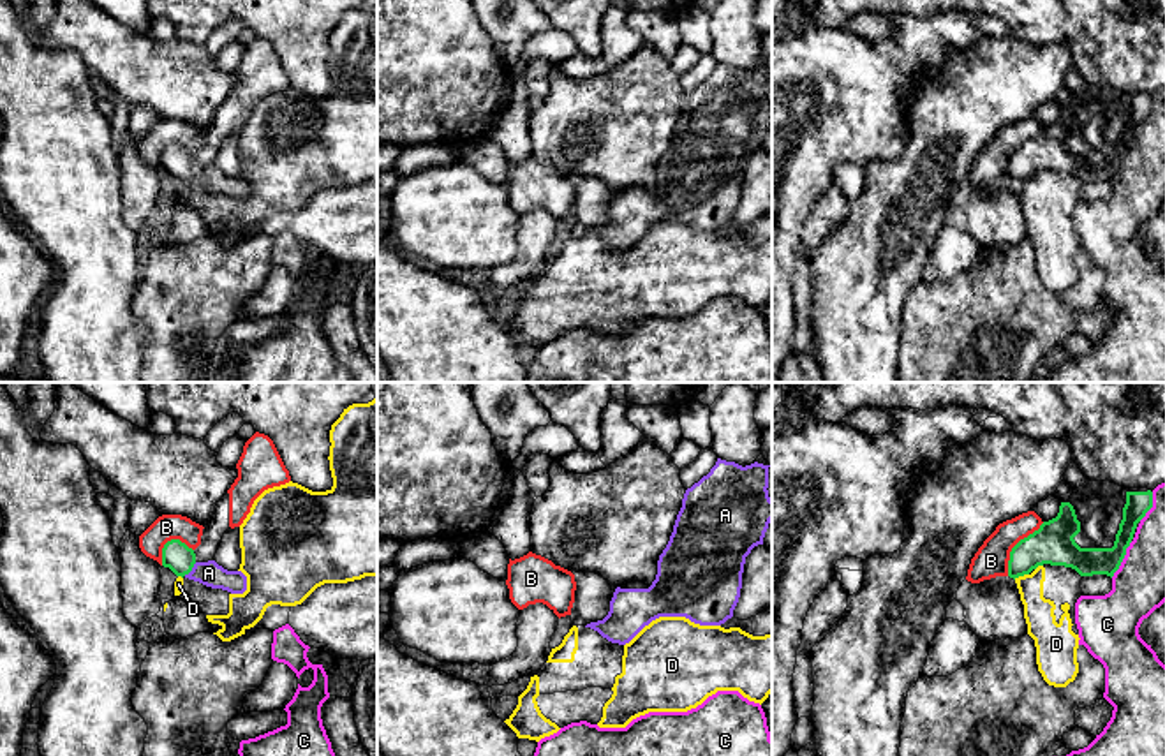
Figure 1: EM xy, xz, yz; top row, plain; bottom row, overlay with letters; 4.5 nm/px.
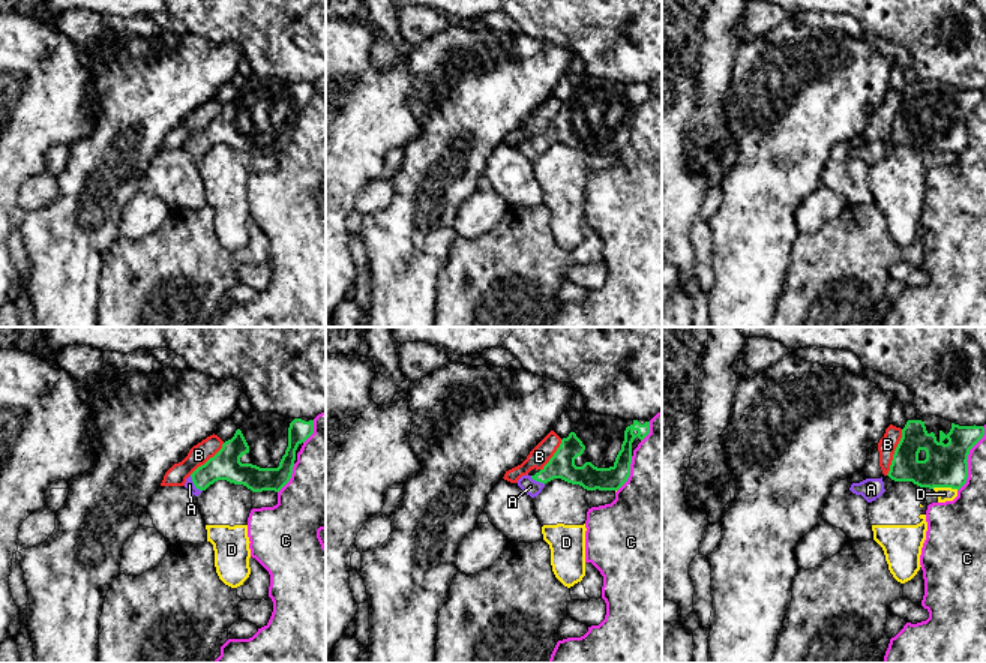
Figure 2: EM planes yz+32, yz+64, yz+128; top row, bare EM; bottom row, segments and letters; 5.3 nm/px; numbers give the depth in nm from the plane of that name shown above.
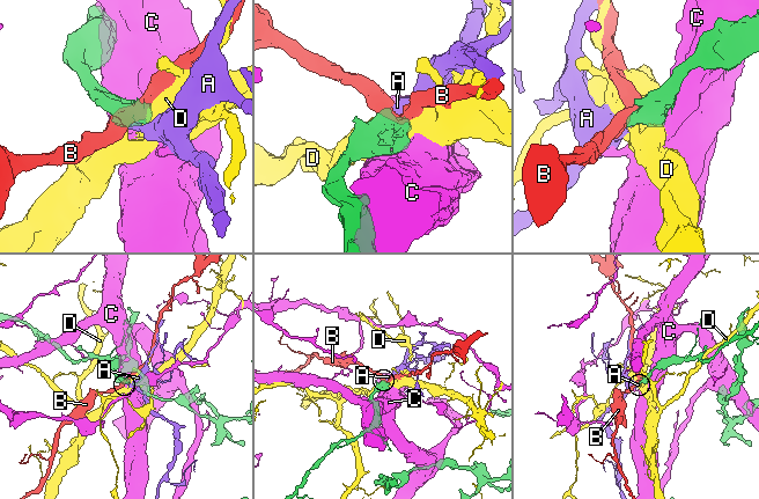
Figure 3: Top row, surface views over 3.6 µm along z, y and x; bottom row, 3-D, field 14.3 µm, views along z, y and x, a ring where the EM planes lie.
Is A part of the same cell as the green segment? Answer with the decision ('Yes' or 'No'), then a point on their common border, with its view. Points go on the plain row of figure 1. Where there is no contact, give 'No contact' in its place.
Yes. Touches green at xy (191, 175)

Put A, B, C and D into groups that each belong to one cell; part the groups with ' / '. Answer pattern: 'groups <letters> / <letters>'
groups A / B / C / D

